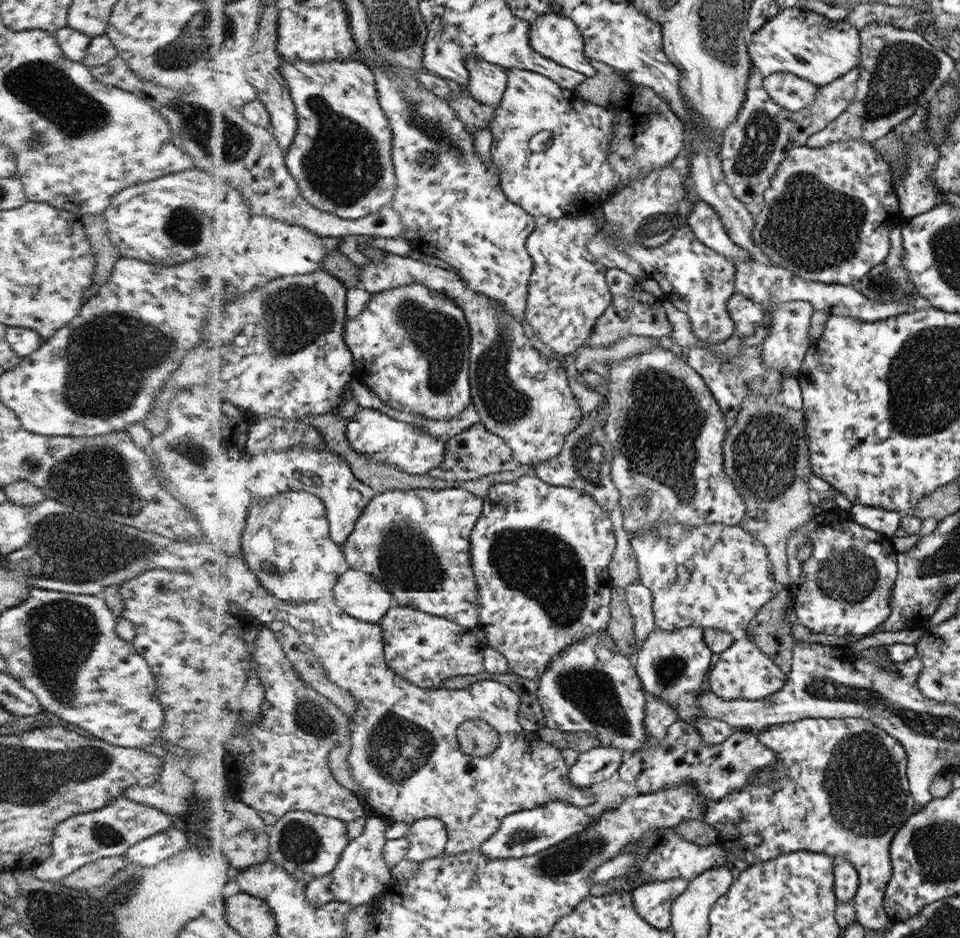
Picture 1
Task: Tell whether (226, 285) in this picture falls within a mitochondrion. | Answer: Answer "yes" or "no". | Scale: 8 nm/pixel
yes

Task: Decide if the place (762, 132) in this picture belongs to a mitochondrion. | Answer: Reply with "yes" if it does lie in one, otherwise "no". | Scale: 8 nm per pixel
yes

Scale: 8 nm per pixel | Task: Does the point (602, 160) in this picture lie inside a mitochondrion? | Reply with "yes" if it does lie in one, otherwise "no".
no

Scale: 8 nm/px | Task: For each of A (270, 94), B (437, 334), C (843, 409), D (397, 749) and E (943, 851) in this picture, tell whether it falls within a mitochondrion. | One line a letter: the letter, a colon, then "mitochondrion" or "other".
A: other
B: mitochondrion
C: other
D: mitochondrion
E: mitochondrion

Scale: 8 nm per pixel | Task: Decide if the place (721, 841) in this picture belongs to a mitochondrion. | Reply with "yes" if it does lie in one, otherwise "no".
no

